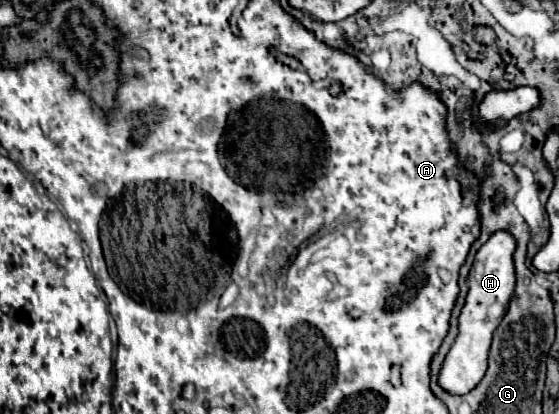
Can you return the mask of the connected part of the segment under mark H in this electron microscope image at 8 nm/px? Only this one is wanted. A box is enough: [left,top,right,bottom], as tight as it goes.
[439,231,517,395]

